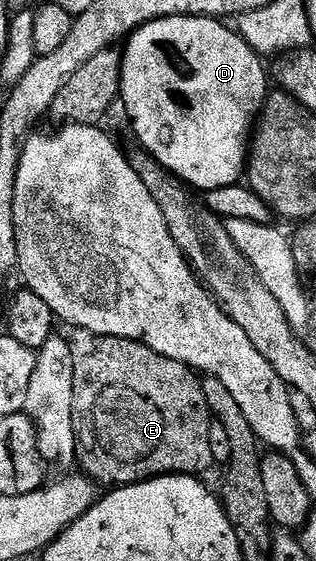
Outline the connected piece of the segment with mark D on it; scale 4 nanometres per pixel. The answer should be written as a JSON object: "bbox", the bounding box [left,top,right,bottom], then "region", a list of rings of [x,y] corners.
{"bbox":[119,16,270,192],"region":[[[200,16],[156,18],[128,35],[125,54],[123,50],[119,58],[119,102],[125,105],[125,114],[141,141],[140,149],[197,192],[236,186],[242,181],[250,134],[270,89],[262,55],[251,49],[236,29],[228,30],[225,25],[216,18]]]}

